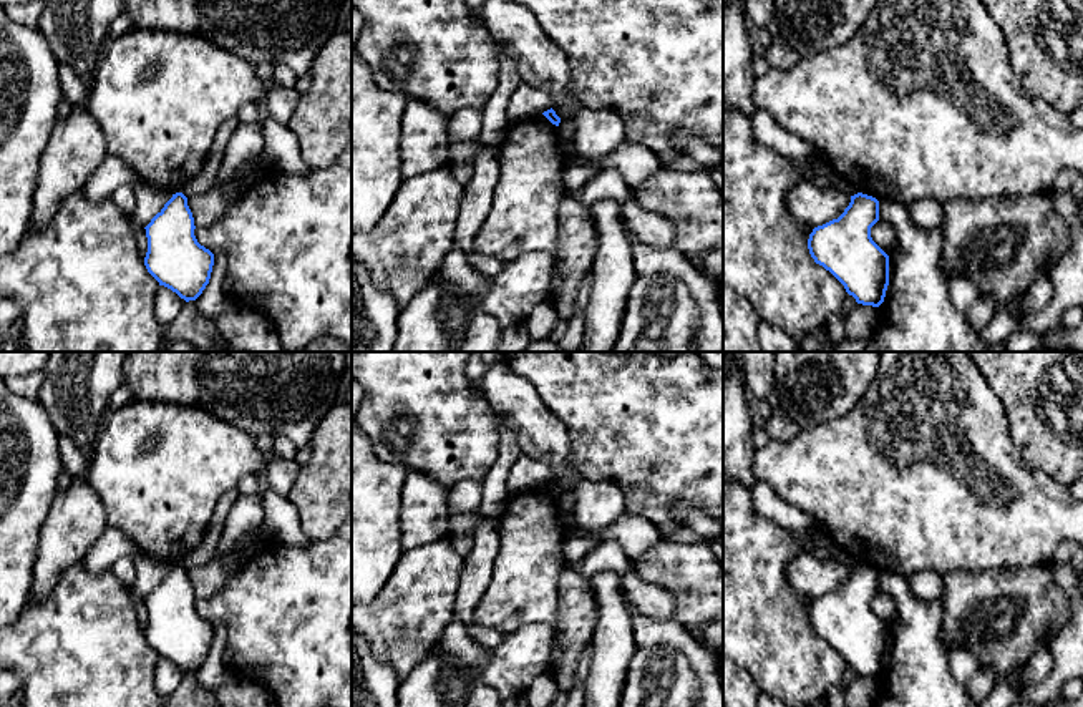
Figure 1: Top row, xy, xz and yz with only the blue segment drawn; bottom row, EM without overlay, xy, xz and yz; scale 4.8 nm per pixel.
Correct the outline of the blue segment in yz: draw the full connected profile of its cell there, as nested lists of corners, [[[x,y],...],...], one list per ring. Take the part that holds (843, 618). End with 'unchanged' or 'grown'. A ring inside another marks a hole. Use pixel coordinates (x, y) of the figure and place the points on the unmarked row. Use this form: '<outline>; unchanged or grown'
[[[857,564],[844,584],[813,601],[808,621],[857,675],[879,679],[889,657],[889,627],[872,612],[879,573]]]; unchanged

